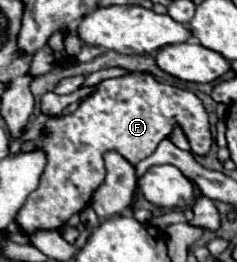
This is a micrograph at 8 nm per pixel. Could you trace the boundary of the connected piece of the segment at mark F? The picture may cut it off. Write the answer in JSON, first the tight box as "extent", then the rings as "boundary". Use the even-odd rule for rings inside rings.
{"extent":[16,72,212,232],"boundary":[[[144,72],[108,78],[96,84],[72,114],[48,118],[46,132],[34,144],[46,154],[46,168],[40,176],[38,188],[28,196],[16,216],[22,232],[58,230],[70,220],[70,216],[82,212],[106,178],[106,152],[114,150],[136,166],[140,160],[154,154],[158,144],[170,138],[176,128],[184,132],[194,156],[206,156],[210,152],[212,132],[208,112],[194,92],[160,84],[154,76]]]}

